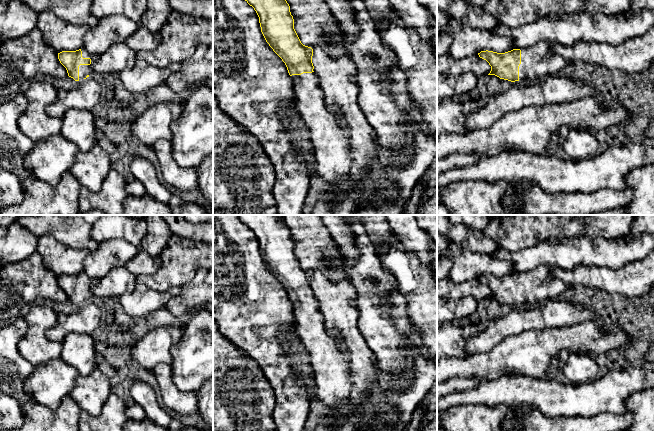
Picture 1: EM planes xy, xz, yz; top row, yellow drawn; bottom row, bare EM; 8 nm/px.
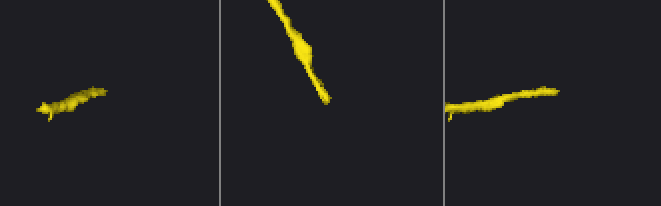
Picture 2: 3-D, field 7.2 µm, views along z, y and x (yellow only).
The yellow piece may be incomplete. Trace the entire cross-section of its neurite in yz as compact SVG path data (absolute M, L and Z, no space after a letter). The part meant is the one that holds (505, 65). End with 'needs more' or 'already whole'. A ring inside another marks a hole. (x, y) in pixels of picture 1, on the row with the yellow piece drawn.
M540 42L533 46L524 49L513 49L505 53L497 53L493 51L481 51L479 57L486 60L491 66L491 71L488 75L495 75L500 79L511 82L520 81L522 83L534 82L538 79L545 78L549 75L555 75L564 68L569 67L573 62L564 59L555 54L552 49L554 43Z; needs more

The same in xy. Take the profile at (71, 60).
M84 49L76 51L62 51L58 53L60 63L66 68L68 76L75 81L82 82L92 74L92 56Z; needs more

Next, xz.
M245 0L254 8L261 27L261 32L273 51L285 63L293 82L295 106L306 124L310 140L314 146L314 154L318 175L331 185L338 185L350 176L352 158L349 149L347 128L341 126L328 108L324 93L319 87L313 71L313 49L301 43L295 29L290 6L286 0Z; needs more

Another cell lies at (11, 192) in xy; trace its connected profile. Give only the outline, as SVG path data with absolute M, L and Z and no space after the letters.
M0 169L0 208L23 200L21 181L8 170Z

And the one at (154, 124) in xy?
M159 102L137 117L131 127L135 137L147 147L152 147L161 139L171 141L171 123L182 113L182 105L177 103Z

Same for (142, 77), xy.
M137 59L132 68L123 70L118 74L128 91L143 96L155 87L166 83L168 77L178 68L178 64L159 68L143 59Z

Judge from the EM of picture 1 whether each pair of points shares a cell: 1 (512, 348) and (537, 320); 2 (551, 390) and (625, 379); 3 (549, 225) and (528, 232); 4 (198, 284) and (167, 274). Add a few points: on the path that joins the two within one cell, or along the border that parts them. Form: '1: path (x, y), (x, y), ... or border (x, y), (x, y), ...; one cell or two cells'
1: border (551, 327), (524, 330), (511, 334), (506, 338); two cells
2: path (569, 393), (607, 393); one cell
3: path (544, 225), (535, 225), (533, 227); one cell
4: border (202, 268), (184, 286); two cells

